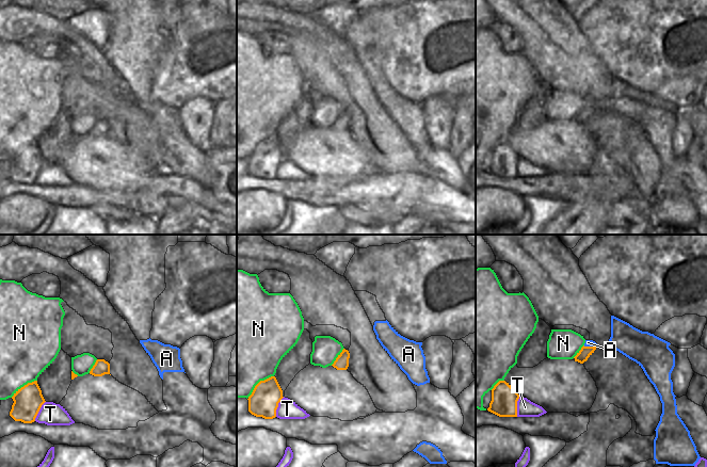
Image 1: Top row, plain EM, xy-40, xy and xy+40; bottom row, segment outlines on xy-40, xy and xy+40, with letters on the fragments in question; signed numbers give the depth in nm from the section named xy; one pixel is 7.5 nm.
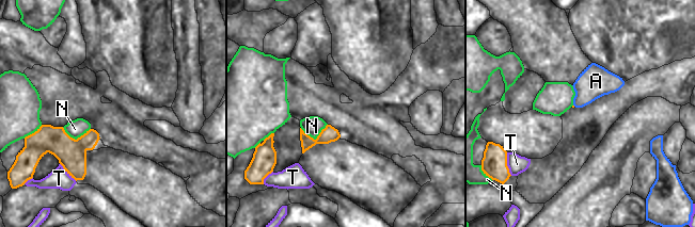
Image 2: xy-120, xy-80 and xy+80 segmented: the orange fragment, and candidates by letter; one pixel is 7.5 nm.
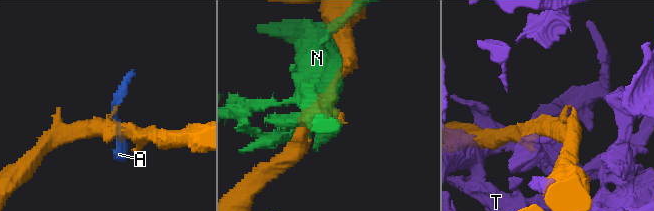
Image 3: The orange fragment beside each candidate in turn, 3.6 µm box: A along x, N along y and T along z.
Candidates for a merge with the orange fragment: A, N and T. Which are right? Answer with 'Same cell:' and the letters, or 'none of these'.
Same cell: none of these

